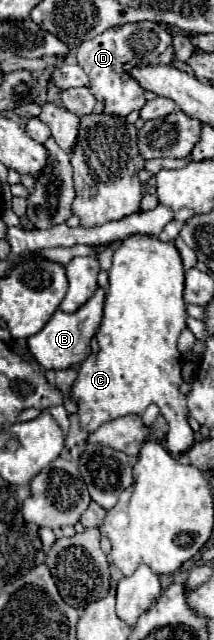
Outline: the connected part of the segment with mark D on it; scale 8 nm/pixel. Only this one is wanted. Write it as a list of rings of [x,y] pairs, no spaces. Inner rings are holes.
[[[136,22],[136,24],[122,24],[114,26],[100,36],[82,42],[76,48],[76,62],[78,66],[90,76],[88,90],[92,96],[104,104],[106,114],[114,116],[128,116],[134,110],[140,110],[146,104],[144,88],[124,70],[124,64],[170,64],[174,60],[172,36],[154,22]]]

